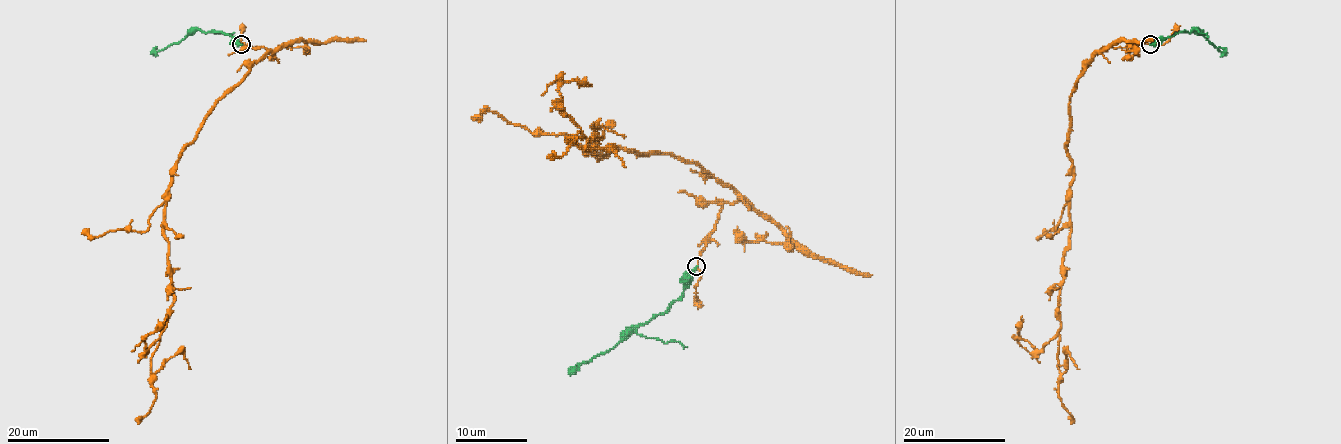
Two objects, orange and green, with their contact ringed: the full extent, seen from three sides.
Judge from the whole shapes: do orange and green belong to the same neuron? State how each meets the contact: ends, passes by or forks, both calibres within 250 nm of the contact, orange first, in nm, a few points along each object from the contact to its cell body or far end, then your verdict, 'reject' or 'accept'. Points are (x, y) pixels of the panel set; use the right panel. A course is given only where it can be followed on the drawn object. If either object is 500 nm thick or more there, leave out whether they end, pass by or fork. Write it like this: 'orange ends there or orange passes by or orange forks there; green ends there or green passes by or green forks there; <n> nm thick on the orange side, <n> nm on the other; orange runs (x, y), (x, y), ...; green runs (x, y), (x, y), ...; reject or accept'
orange passes by; green passes by; 150 nm thick on the orange side, 240 nm on the other; orange runs (1149, 44), (1105, 47), (1091, 59), (1069, 104), (1067, 151), (1073, 181), (1058, 357), (1059, 398), (1073, 420); green runs (1149, 44), (1192, 30), (1199, 32), (1218, 50), (1223, 50), (1218, 46); reject

